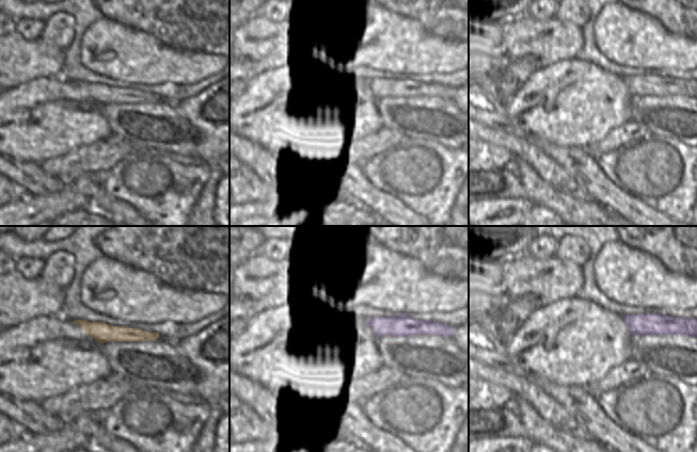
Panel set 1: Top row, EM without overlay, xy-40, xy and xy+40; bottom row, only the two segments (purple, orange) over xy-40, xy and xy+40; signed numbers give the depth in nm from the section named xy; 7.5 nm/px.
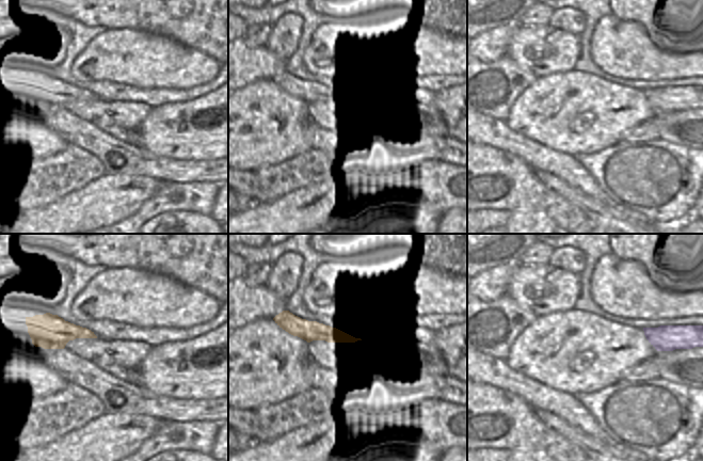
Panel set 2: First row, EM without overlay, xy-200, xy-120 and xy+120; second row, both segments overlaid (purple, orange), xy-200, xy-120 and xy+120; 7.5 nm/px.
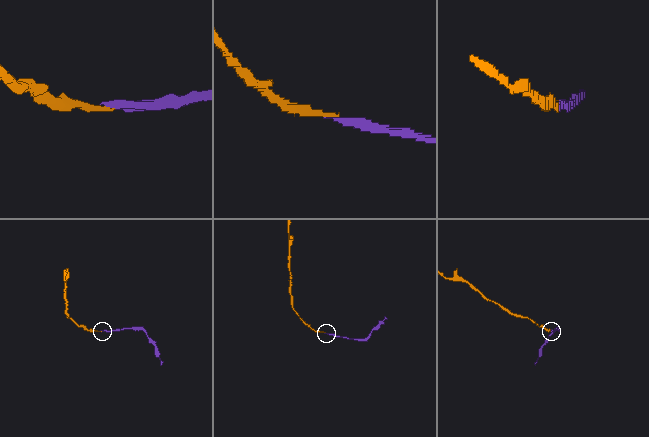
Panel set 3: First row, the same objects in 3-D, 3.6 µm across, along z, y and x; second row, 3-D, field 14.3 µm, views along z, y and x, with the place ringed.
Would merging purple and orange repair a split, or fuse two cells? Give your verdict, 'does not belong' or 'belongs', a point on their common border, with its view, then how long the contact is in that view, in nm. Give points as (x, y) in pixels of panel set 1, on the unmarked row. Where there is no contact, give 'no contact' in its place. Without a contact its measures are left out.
belongs; meets purple in xy at (386, 95); contact 50 nm long

